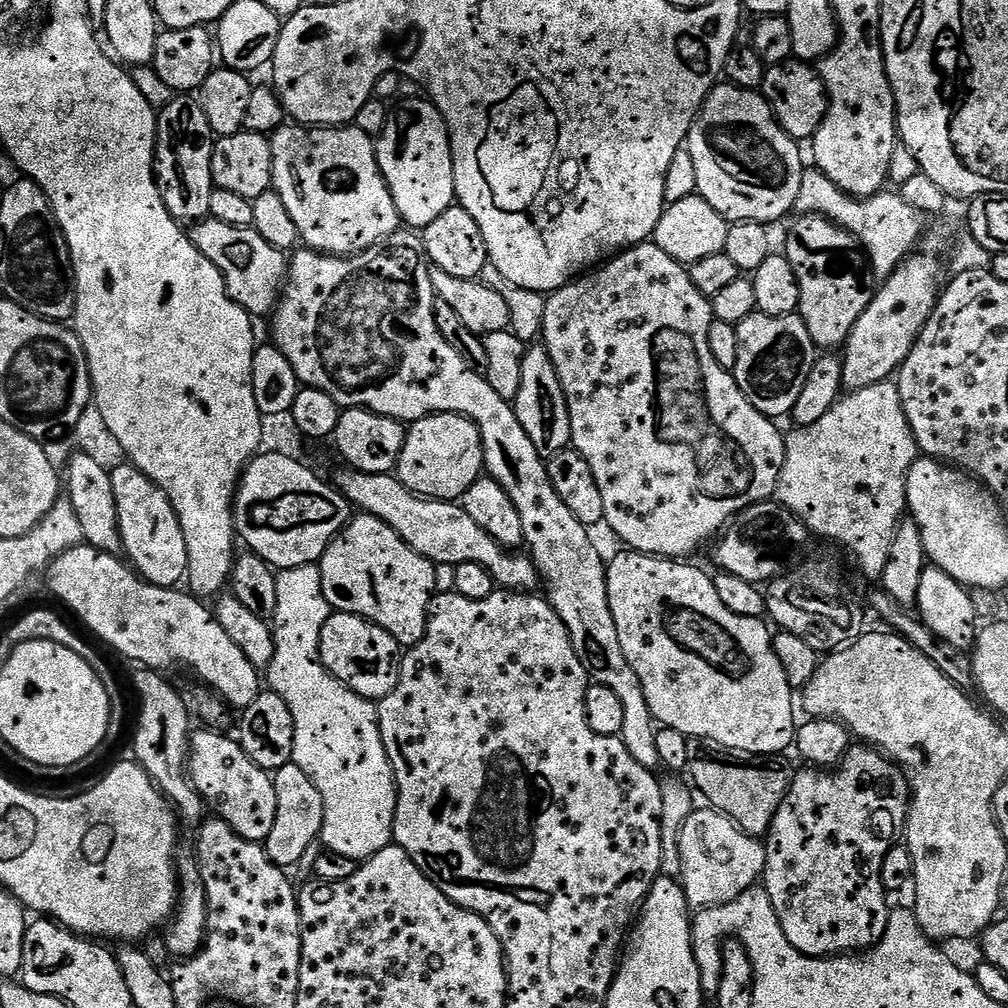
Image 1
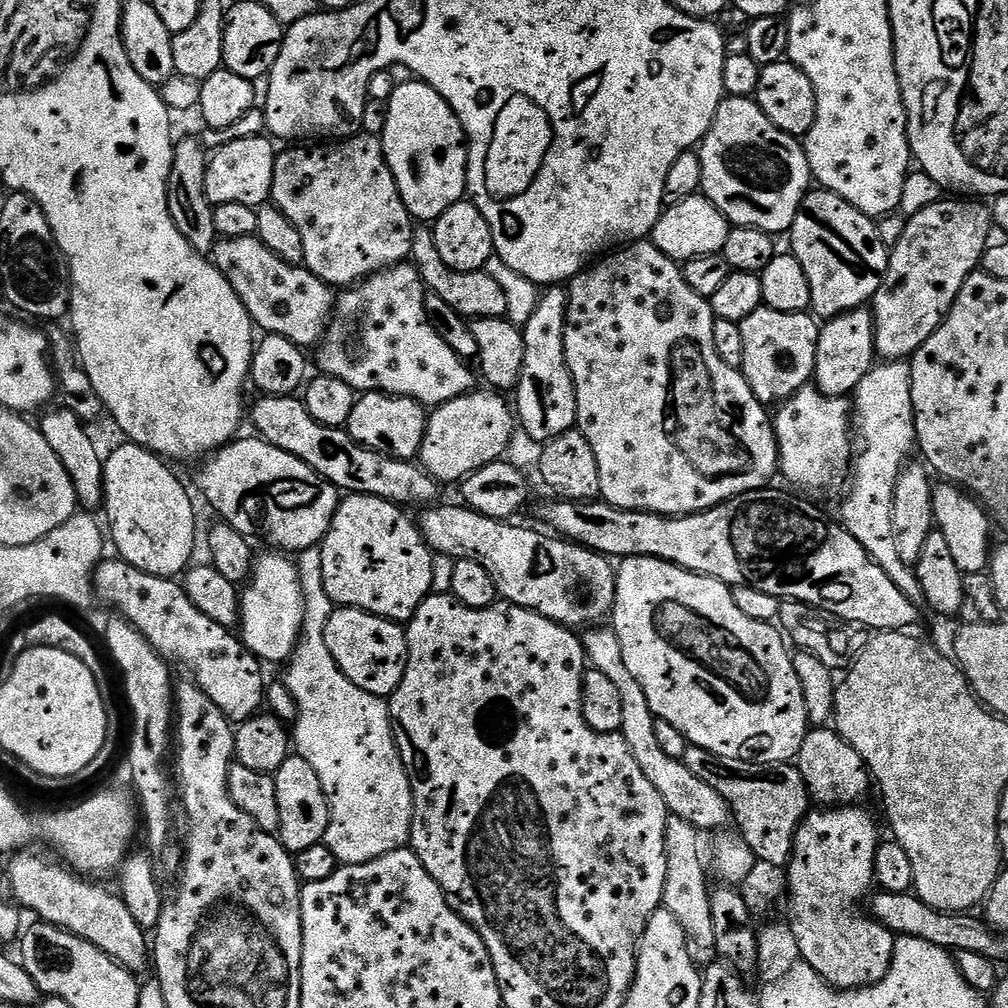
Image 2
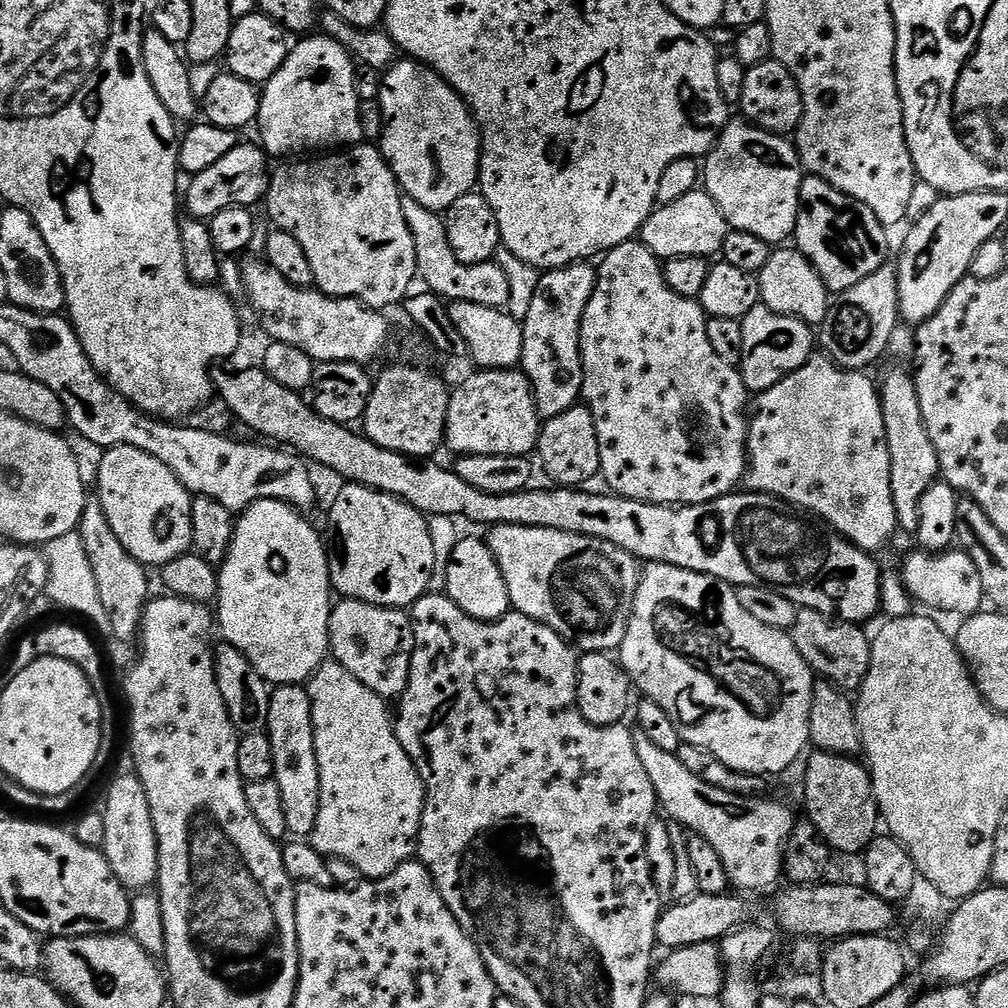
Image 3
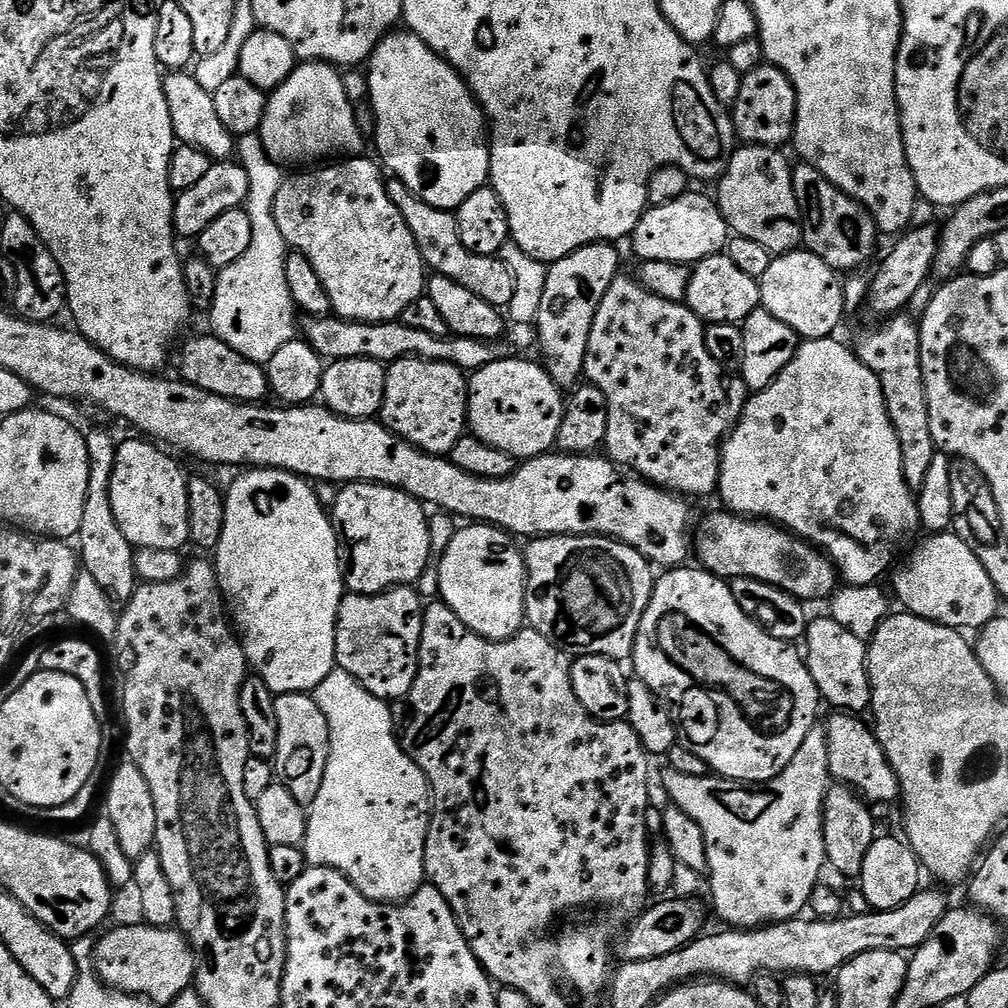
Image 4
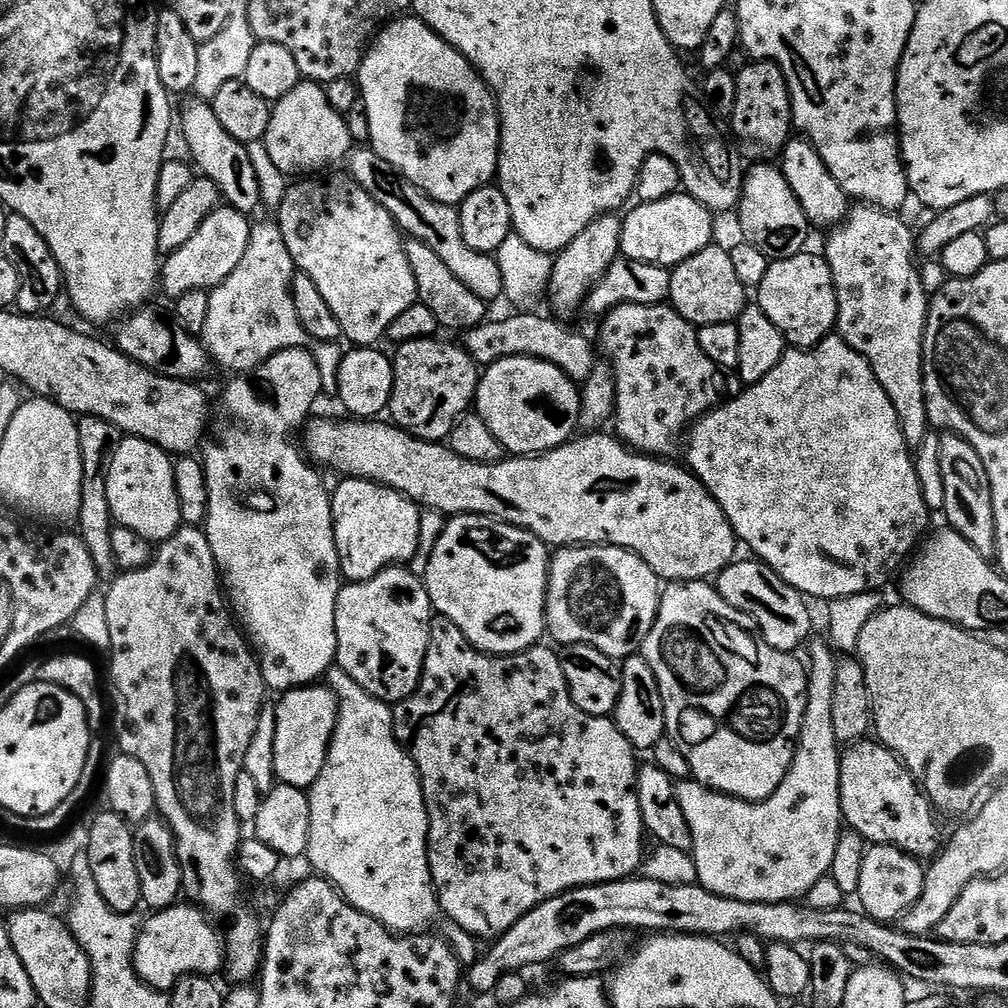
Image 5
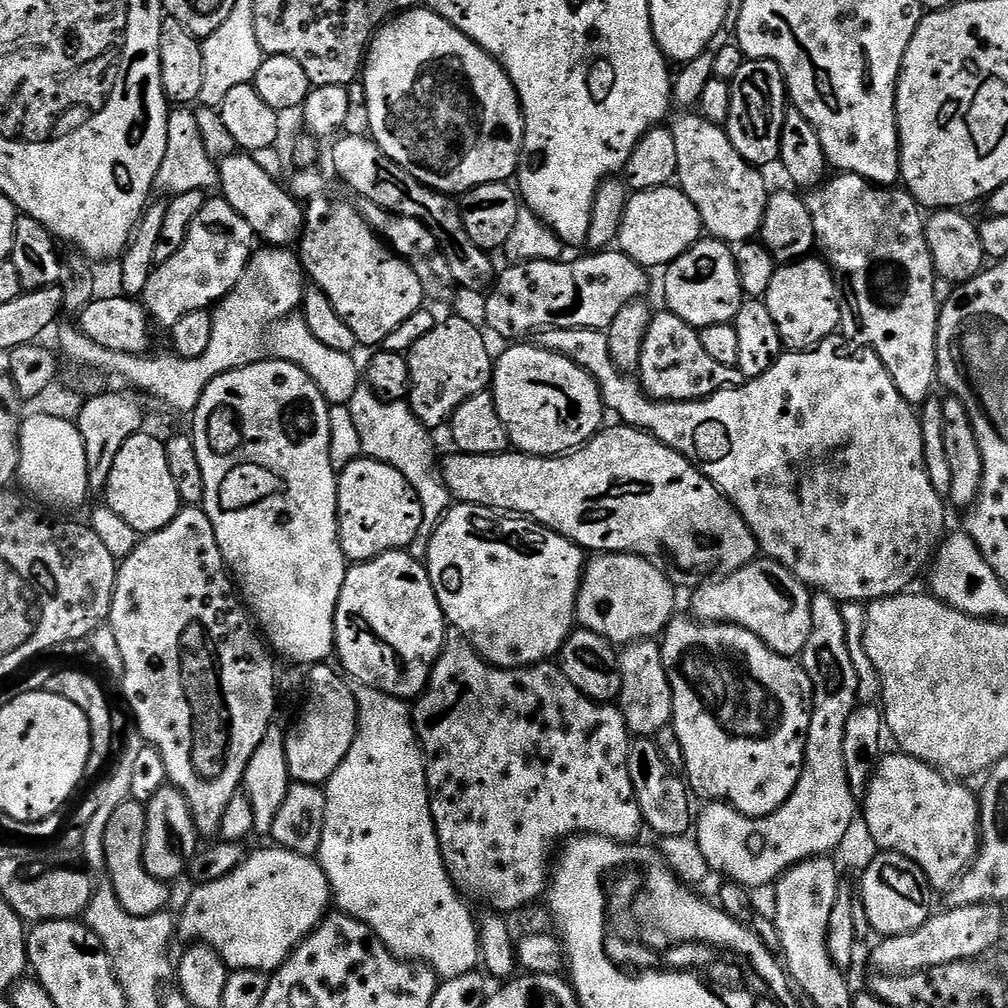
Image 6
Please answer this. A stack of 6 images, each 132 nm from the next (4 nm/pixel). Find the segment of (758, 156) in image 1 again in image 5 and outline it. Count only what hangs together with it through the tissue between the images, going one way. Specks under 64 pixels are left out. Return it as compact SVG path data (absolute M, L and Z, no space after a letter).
M756 162L747 169L744 178L744 189L740 195L738 213L740 212L740 228L744 231L743 239L747 243L758 246L762 254L768 256L769 261L781 260L798 255L799 252L805 251L810 233L810 225L794 190L790 190L790 182L781 174L779 167L772 162Z

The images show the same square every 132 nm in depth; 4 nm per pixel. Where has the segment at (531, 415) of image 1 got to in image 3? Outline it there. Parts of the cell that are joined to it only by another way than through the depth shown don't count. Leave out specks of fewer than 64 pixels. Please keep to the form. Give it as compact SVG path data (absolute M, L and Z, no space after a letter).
M588 262L545 271L538 282L538 290L534 290L530 311L522 321L524 337L519 367L530 382L536 409L544 420L570 410L581 399L584 391L580 353L582 314L586 314L595 285L596 268Z

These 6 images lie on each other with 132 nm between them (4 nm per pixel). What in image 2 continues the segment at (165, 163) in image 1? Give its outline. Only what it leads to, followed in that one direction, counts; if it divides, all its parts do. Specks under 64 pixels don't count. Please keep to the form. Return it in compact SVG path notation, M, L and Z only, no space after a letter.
M188 136L185 140L177 139L174 144L174 158L168 179L168 205L170 218L174 218L174 226L194 246L196 252L211 253L218 243L214 230L214 205L206 198L206 170L208 169L209 153L203 139Z

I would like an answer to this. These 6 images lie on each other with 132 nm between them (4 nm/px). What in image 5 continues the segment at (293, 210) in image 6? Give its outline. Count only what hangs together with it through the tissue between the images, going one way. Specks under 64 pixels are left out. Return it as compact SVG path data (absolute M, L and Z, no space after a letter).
M192 98L185 106L184 113L181 116L179 113L178 128L184 131L184 144L189 152L187 155L195 171L218 186L223 203L245 214L261 211L264 195L258 186L258 174L254 174L254 165L250 163L248 149L245 144L226 134L226 126L218 122L218 114L214 114L211 103Z

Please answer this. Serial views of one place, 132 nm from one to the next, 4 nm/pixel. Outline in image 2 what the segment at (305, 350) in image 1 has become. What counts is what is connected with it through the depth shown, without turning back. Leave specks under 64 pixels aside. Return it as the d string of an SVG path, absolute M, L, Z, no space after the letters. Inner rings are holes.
M405 262L397 264L393 267L386 268L382 272L373 272L371 276L360 281L355 286L348 286L343 289L344 292L335 297L334 307L332 310L332 319L328 322L328 327L324 333L324 339L320 341L315 349L314 364L316 364L321 373L325 376L333 376L334 378L342 378L342 382L346 382L346 386L350 386L358 394L366 392L385 392L391 396L405 396L411 400L416 400L419 404L425 406L439 406L450 402L454 398L464 395L466 392L473 391L472 372L467 363L458 358L458 354L454 354L454 350L450 350L450 346L446 346L446 342L442 342L442 338L438 338L438 334L430 325L426 318L426 306L424 298L426 295L424 281L420 278L420 273L416 271L411 263ZM600 630L585 631L582 636L587 659L590 661L591 667L606 674L606 678L610 678L610 682L614 682L614 686L618 686L618 694L622 694L624 703L620 732L624 741L630 746L638 766L642 766L642 774L646 774L646 778L650 778L651 784L654 785L654 790L658 790L658 794L662 794L662 802L666 802L669 813L690 822L698 830L720 828L724 823L729 823L728 804L718 794L718 790L714 790L714 786L706 786L706 782L702 782L702 778L695 776L684 765L683 760L670 758L670 754L665 754L662 746L658 746L657 719L646 702L646 694L642 694L642 686L638 686L638 682L634 682L634 674L630 674L630 670L626 670L626 666L622 662L622 646L618 642L616 633L611 630L596 631Z

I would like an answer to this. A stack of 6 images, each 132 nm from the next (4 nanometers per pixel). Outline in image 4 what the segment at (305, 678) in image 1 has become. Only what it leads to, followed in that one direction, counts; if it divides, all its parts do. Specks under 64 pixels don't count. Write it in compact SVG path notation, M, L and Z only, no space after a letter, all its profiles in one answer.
M345 668L332 669L314 693L328 723L328 761L318 798L307 805L308 825L304 835L304 859L314 868L333 868L347 878L366 898L379 904L408 900L425 883L426 834L432 820L430 789L424 772L403 750L398 732L392 729L387 703L359 684Z

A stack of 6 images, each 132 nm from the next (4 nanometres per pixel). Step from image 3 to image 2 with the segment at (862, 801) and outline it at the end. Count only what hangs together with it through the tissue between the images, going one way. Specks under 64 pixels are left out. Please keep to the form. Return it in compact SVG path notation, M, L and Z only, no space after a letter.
M830 728L811 729L800 747L796 765L807 784L809 797L821 807L847 807L859 803L871 787L871 773L858 754L839 733Z

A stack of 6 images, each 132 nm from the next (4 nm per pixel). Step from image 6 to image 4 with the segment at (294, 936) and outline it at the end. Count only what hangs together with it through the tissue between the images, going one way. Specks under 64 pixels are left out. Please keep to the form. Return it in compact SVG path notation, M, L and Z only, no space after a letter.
M143 922L116 928L99 937L92 952L92 961L108 987L145 996L162 1006L170 1006L178 994L189 991L196 975L196 956L183 932L175 927L155 928Z

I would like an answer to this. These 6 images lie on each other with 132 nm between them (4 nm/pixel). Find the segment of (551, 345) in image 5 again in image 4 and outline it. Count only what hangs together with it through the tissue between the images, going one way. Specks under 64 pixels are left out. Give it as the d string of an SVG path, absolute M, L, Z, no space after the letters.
M335 314L313 316L302 324L303 339L325 361L349 360L350 358L366 358L391 362L402 360L406 356L416 356L419 360L446 362L455 368L461 368L466 374L476 372L480 368L490 366L490 362L507 360L513 355L507 339L479 340L465 336L435 336L423 330L414 330L414 326L406 326L403 322L387 324L357 324L350 320L341 320Z

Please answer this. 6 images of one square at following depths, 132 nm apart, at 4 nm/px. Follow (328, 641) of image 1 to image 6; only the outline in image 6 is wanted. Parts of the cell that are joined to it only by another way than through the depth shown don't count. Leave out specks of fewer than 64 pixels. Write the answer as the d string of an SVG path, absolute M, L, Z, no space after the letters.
M406 550L387 552L381 556L375 556L372 560L353 563L349 567L346 578L342 582L342 594L338 598L338 606L336 607L336 647L334 656L337 661L340 659L341 665L339 664L339 667L345 673L348 671L353 676L353 681L356 684L364 684L367 688L386 693L387 696L395 696L397 700L412 702L424 693L425 688L428 686L428 679L432 676L432 667L436 665L436 660L444 651L444 641L446 639L444 628L446 629L444 611L440 609L440 603L434 594L434 586L428 577L427 567L421 561L413 558Z

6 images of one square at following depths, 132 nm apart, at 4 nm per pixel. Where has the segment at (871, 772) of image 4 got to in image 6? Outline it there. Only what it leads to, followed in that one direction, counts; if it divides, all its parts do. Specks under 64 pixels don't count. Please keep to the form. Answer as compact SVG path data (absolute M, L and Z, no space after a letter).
M885 755L876 765L876 774L862 796L863 811L864 808L868 811L864 812L870 834L880 850L895 854L919 869L929 885L951 889L972 867L980 850L982 837L977 793L963 788L960 785L963 783L945 778L913 756L895 755Z

